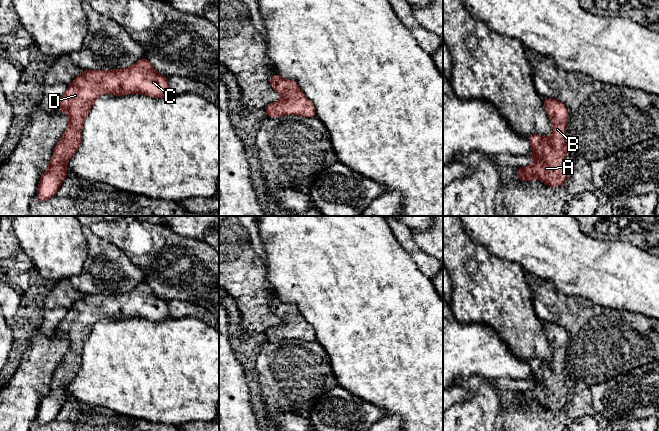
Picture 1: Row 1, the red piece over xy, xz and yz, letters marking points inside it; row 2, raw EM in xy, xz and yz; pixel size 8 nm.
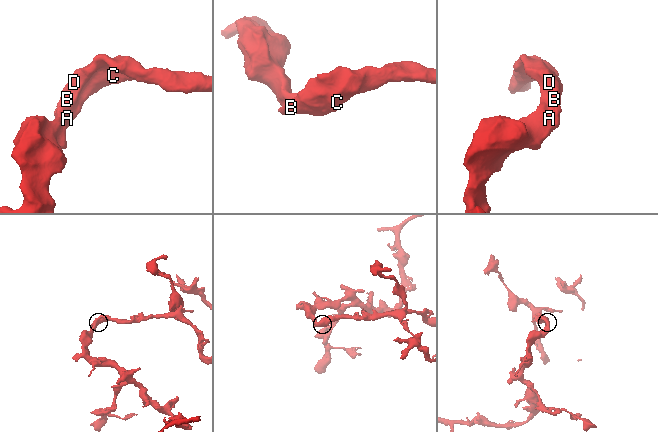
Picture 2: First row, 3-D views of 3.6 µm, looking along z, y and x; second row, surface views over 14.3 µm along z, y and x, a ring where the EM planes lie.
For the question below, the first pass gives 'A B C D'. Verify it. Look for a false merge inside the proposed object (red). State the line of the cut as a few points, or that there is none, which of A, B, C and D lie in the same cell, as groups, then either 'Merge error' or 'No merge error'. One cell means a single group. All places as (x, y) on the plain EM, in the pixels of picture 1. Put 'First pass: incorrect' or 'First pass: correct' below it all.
No split. Groups: A B C D. No merge error
First pass: correct

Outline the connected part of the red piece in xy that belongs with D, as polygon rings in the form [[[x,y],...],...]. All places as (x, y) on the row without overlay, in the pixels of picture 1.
[[[145,280],[132,291],[114,294],[84,294],[67,312],[66,316],[57,326],[57,334],[64,335],[68,340],[68,350],[61,363],[54,372],[48,393],[42,398],[36,421],[39,426],[52,422],[59,413],[62,405],[67,401],[67,386],[76,377],[81,367],[82,350],[85,342],[97,322],[106,317],[114,320],[127,318],[143,318],[153,322],[165,321],[169,318],[167,300],[158,298]]]

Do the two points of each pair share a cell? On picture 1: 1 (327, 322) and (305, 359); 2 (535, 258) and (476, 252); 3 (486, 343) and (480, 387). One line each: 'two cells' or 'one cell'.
1: two cells
2: two cells
3: two cells

